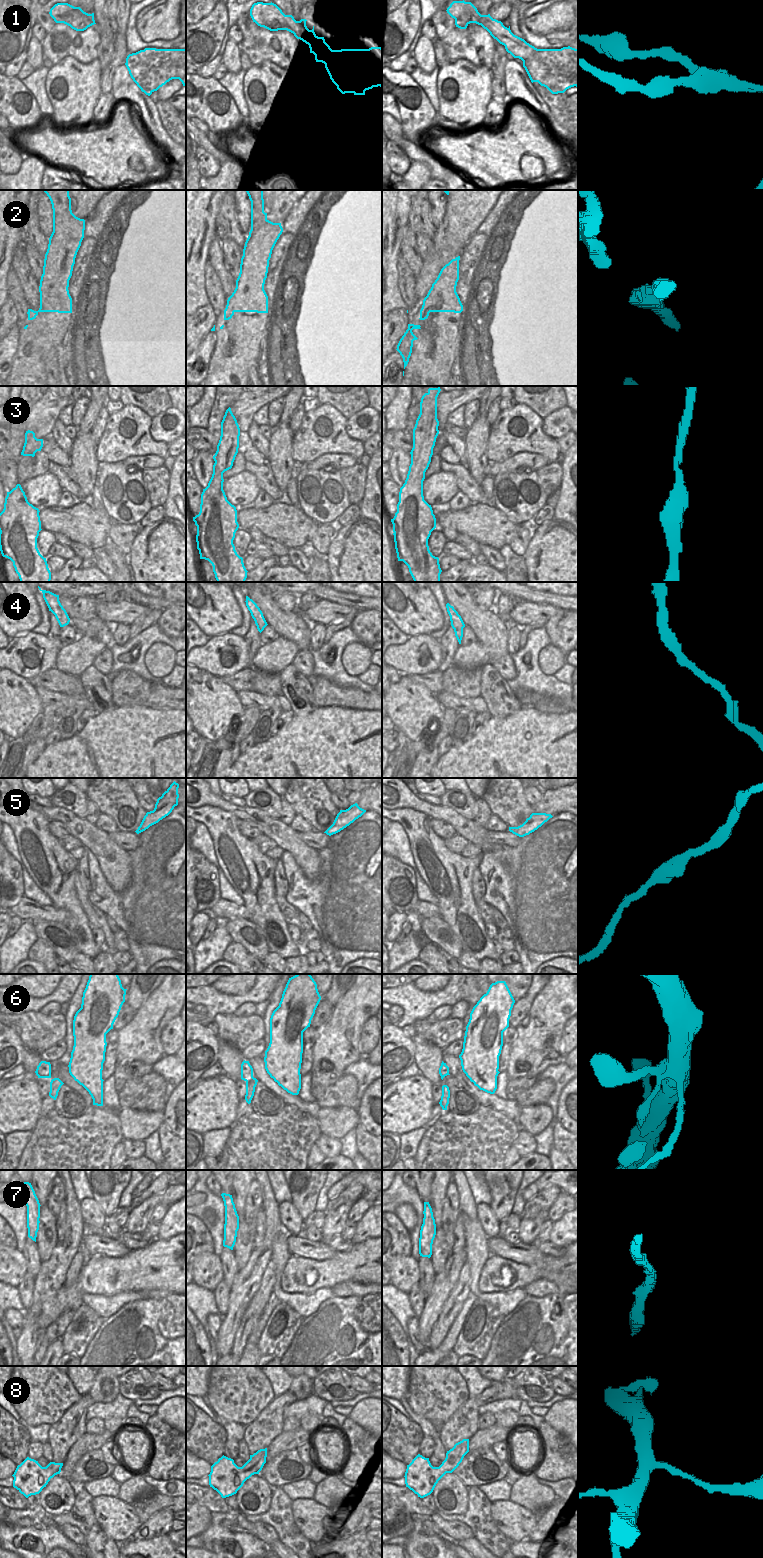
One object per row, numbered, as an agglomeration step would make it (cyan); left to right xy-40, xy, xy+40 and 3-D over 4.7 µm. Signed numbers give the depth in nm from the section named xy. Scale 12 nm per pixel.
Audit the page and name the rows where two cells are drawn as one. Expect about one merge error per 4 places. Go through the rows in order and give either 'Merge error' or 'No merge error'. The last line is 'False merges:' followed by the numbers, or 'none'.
1: Merge error
2: Merge error
3: No merge error
4: No merge error
5: No merge error
6: No merge error
7: No merge error
8: No merge error
False merges: 1, 2

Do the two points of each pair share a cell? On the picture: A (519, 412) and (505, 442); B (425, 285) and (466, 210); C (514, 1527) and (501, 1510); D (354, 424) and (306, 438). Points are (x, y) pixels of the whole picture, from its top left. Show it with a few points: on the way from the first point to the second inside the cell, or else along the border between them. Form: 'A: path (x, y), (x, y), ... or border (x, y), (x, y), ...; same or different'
A: path (511, 417), (506, 426), (506, 434); same
B: path (433, 266), (444, 253), (456, 229); same
C: path (514, 1523), (505, 1514); same
D: border (347, 419), (345, 432), (362, 442); different

